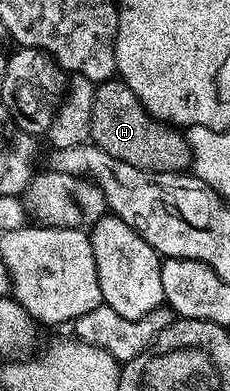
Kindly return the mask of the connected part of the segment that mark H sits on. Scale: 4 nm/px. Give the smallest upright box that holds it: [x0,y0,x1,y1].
[90,80,192,174]

